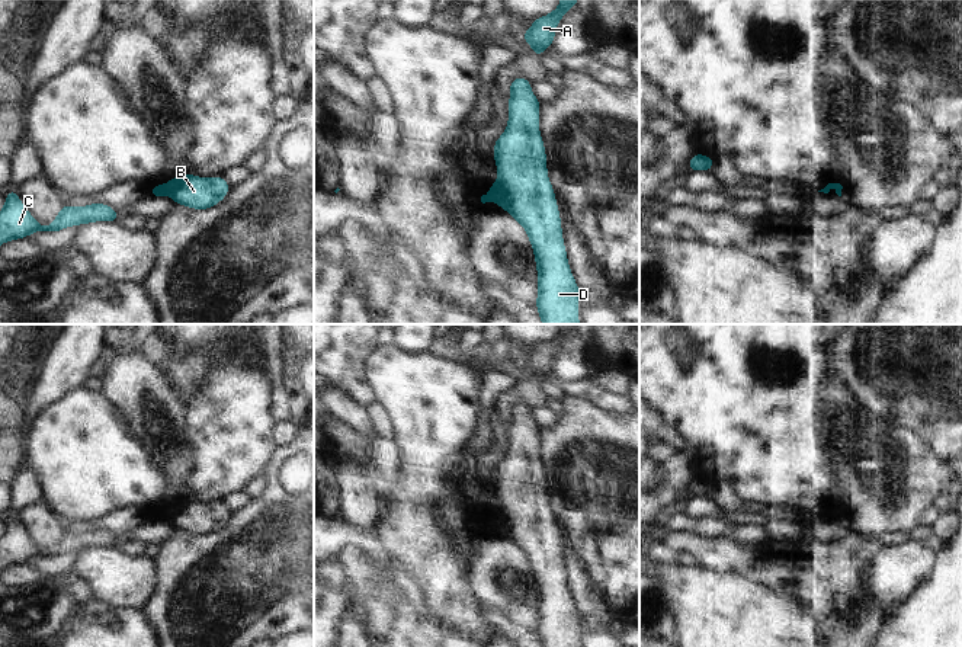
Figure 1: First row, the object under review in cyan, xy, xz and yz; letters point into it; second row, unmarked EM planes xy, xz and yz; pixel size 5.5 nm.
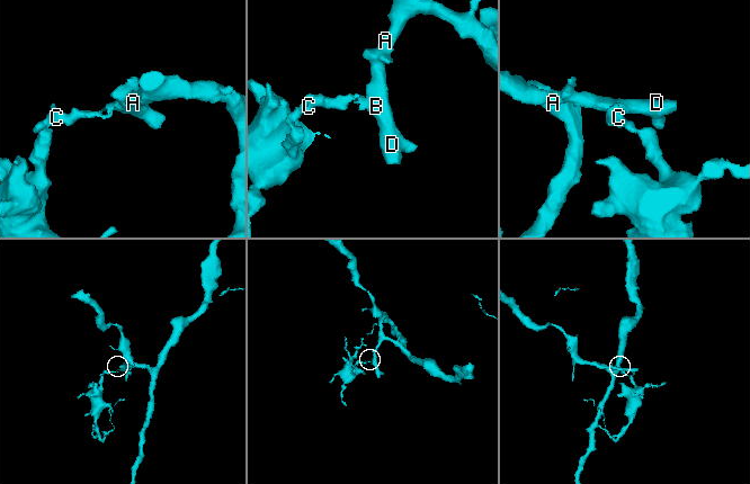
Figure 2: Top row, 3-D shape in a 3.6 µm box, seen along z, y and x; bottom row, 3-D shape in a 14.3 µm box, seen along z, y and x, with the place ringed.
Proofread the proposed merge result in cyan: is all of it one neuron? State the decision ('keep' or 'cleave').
cleave

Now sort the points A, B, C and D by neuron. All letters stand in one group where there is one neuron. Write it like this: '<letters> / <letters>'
A B D / C

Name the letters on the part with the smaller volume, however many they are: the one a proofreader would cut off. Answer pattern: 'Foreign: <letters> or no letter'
Foreign: C

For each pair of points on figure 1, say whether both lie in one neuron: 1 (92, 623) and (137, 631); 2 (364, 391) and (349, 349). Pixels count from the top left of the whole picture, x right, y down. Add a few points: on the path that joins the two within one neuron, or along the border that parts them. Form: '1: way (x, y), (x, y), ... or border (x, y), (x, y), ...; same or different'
1: way (103, 631), (125, 631); same
2: way (353, 381), (349, 375), (349, 359); same

